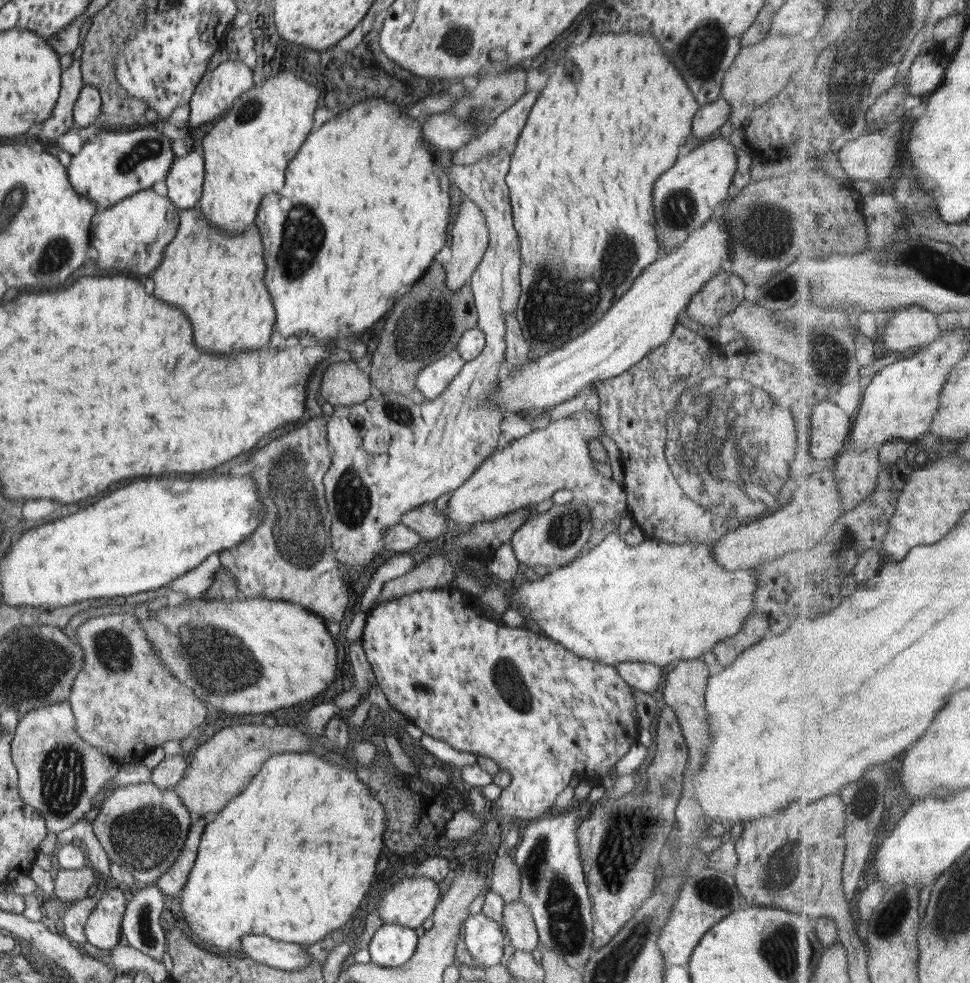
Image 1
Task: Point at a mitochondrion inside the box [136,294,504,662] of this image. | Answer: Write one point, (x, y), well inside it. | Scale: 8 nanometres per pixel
(299, 525)

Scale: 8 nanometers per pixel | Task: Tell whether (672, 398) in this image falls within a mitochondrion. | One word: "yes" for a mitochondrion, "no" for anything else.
yes

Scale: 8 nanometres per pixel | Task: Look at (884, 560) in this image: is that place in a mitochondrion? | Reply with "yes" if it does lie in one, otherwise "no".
no

